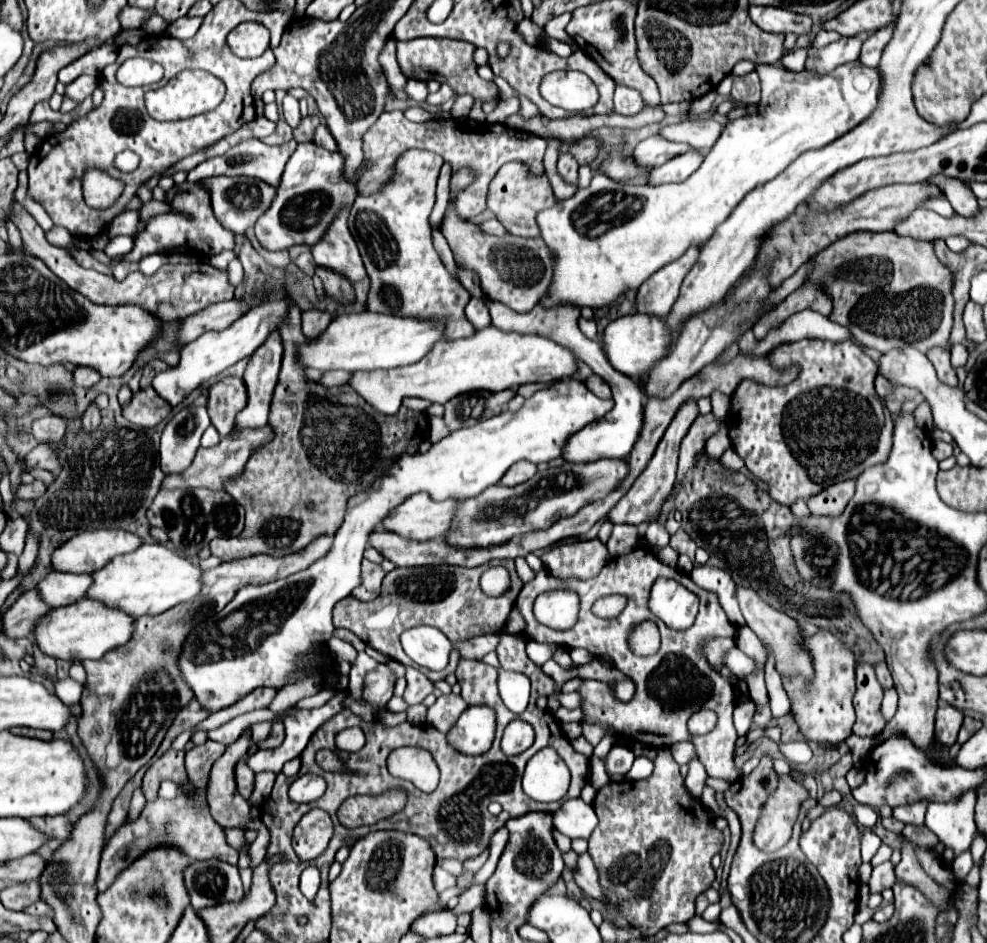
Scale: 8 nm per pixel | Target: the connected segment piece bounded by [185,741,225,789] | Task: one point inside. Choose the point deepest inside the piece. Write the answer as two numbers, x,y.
198,761

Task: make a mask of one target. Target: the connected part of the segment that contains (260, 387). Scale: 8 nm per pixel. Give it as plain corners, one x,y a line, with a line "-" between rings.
273,335
269,341
265,341
263,347
259,347
249,357
249,363
243,375
247,393
249,393
249,403
237,415
235,429
263,427
265,421
269,419
269,405
273,399
273,389
277,385
277,375
281,369
281,355
283,355
281,337

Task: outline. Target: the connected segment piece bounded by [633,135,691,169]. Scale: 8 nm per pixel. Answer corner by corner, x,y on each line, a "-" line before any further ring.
651,135
649,139
641,141
641,143
635,147
633,157
635,157
635,161
637,161
641,167
653,169
653,167
659,167
659,165
667,163
667,161
673,159
675,155
681,155
681,153
689,151
689,149
691,149
689,145
667,141
667,139
661,137
661,135

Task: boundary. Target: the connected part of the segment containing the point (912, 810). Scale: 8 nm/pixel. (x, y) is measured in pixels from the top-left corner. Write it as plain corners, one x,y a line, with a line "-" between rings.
925,801
913,803
913,805
905,805
905,807
897,807
893,809
893,817
903,821
903,823
911,823
911,825
923,825
923,817
925,817

